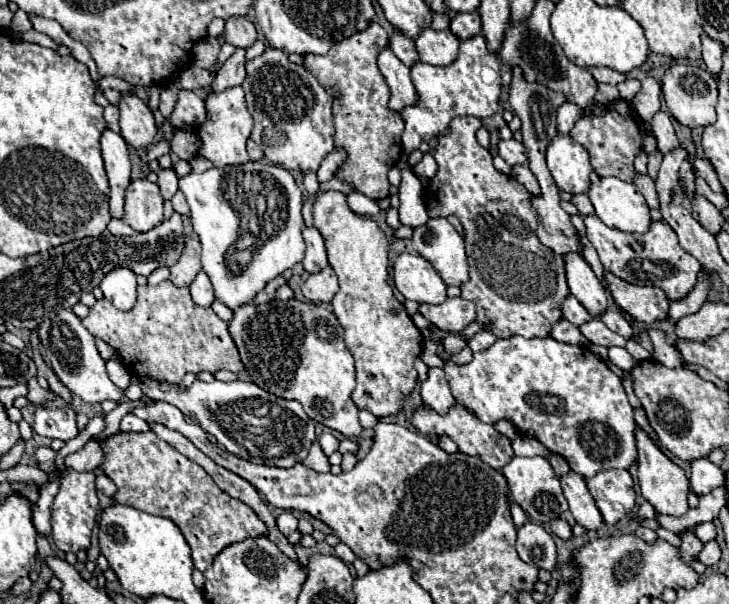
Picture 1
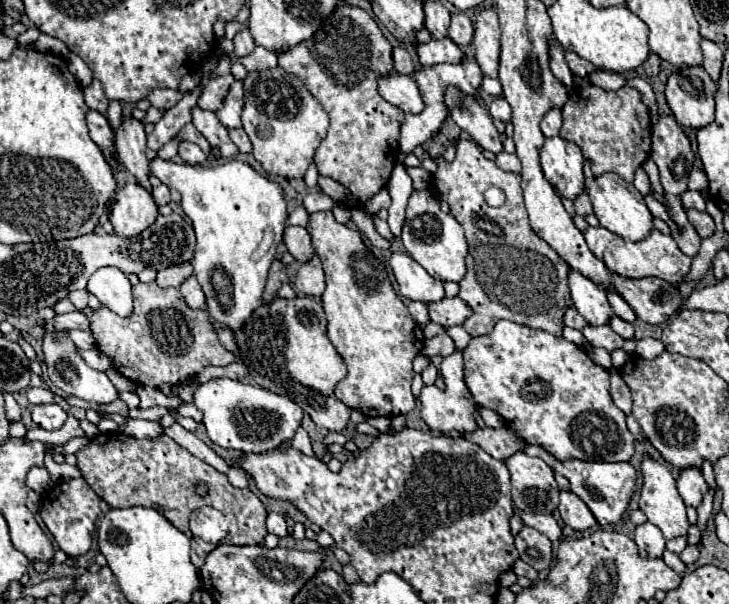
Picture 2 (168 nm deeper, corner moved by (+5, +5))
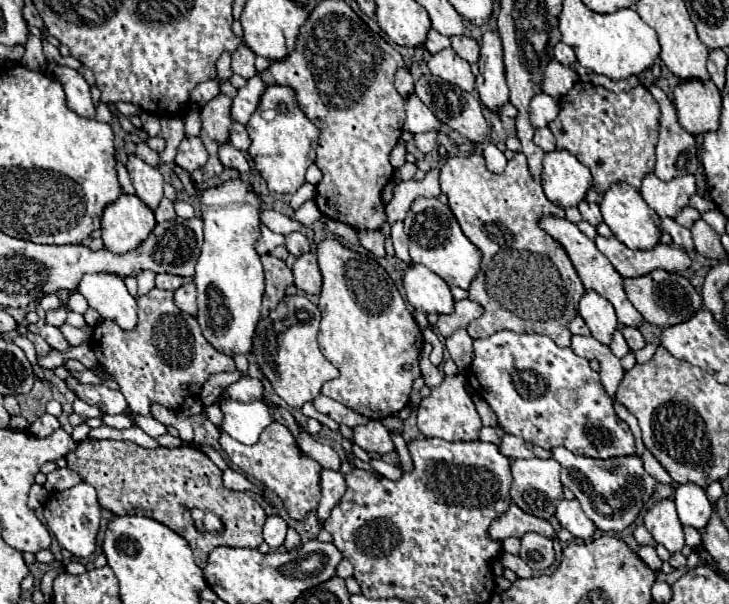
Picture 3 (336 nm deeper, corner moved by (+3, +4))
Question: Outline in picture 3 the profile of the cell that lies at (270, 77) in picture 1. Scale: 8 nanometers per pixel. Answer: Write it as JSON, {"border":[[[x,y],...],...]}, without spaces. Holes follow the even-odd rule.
{"border":[[[268,85],[246,129],[252,139],[248,153],[254,159],[254,167],[266,181],[268,189],[276,193],[294,193],[304,183],[306,169],[314,163],[314,149],[320,131],[300,111],[296,97],[292,95],[292,89],[280,85]]]}

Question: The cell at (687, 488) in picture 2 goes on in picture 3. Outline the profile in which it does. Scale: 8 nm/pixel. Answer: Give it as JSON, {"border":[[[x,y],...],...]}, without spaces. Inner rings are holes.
{"border":[[[686,483],[678,485],[674,493],[674,503],[678,511],[678,519],[686,527],[700,529],[704,523],[708,523],[708,515],[712,513],[712,505],[704,493],[704,489]]]}

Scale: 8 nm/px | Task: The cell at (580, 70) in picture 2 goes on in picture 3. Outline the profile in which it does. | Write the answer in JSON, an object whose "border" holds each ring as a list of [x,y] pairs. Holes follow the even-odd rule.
{"border":[[[556,43],[556,47],[554,47],[554,59],[556,61],[560,61],[562,65],[572,65],[574,61],[576,61],[576,55],[574,55],[574,51],[566,45],[566,43]]]}

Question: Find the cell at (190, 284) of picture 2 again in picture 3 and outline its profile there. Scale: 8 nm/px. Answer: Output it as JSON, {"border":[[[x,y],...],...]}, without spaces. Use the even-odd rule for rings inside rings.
{"border":[[[184,281],[180,289],[174,291],[174,303],[180,311],[196,315],[196,285],[192,281]]]}

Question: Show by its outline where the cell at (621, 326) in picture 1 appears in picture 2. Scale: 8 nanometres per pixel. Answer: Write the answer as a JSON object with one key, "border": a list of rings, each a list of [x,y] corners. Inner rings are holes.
{"border":[[[616,314],[610,318],[610,328],[616,332],[616,334],[620,334],[622,338],[632,338],[632,334],[634,334],[634,326],[632,324],[628,324],[628,322],[624,322],[622,318],[618,318]]]}

